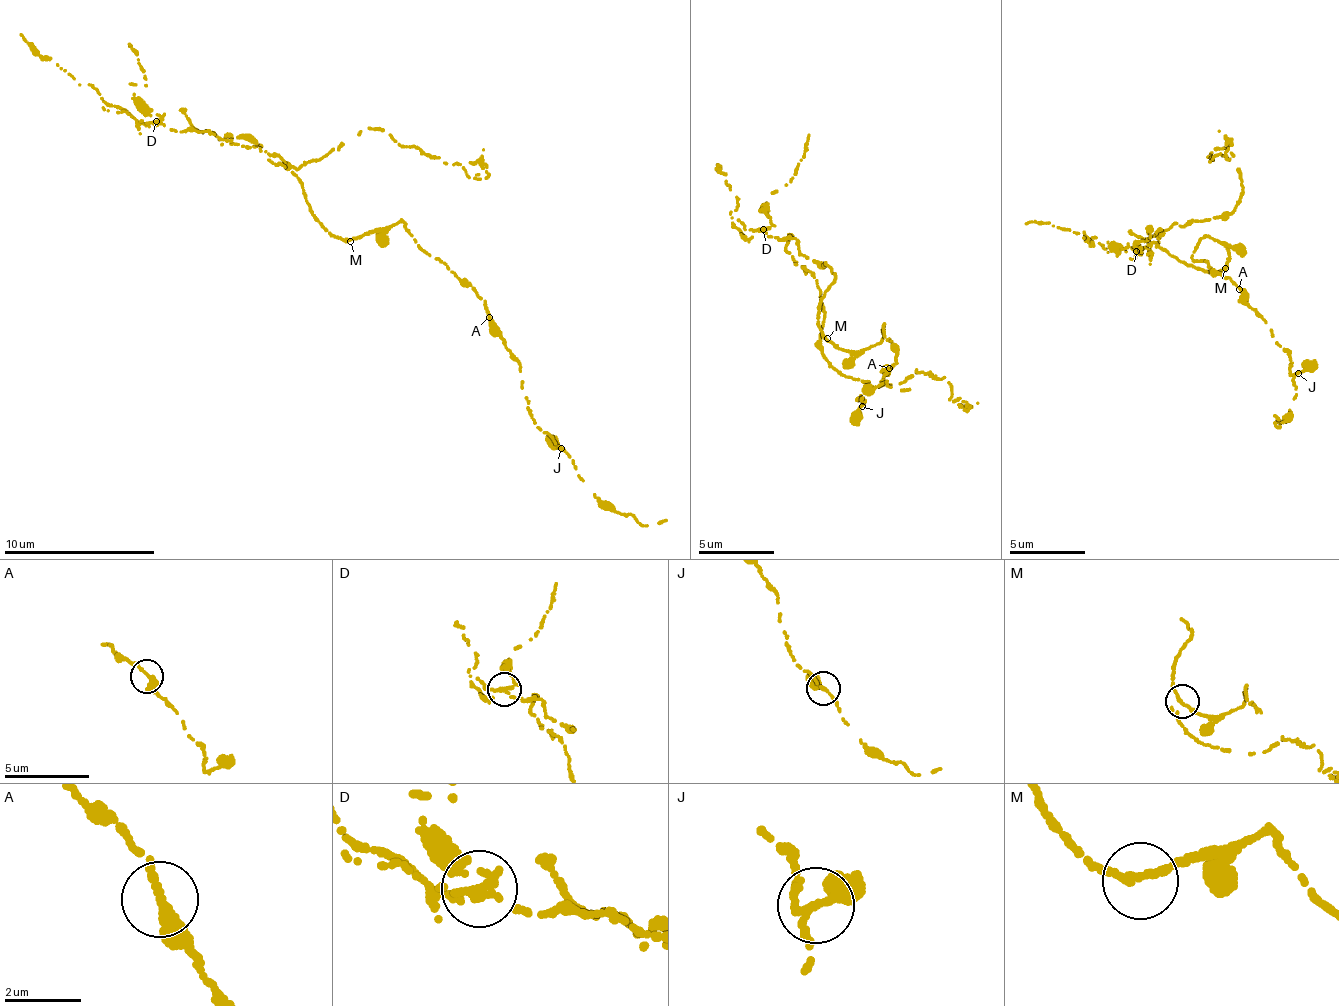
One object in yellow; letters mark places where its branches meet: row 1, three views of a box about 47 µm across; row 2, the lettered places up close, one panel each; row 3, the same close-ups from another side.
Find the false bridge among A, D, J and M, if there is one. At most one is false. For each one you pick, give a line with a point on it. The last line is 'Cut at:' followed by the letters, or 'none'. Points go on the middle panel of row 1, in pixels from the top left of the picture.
D: at (763, 229)
Cut at: D

